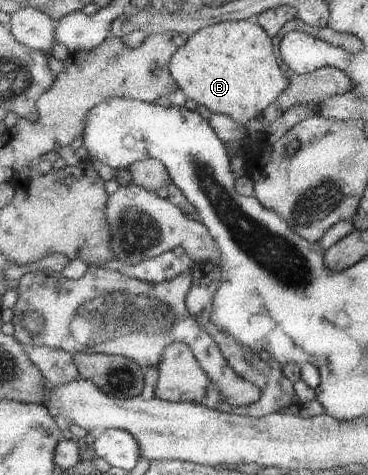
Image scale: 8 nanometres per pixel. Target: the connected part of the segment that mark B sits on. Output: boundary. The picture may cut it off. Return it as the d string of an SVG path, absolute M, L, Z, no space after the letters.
M248 20L224 21L203 27L194 32L168 63L170 77L187 99L206 107L211 113L226 115L236 123L245 124L254 118L260 118L264 111L286 89L287 80L282 75L274 59L270 38L259 24Z

